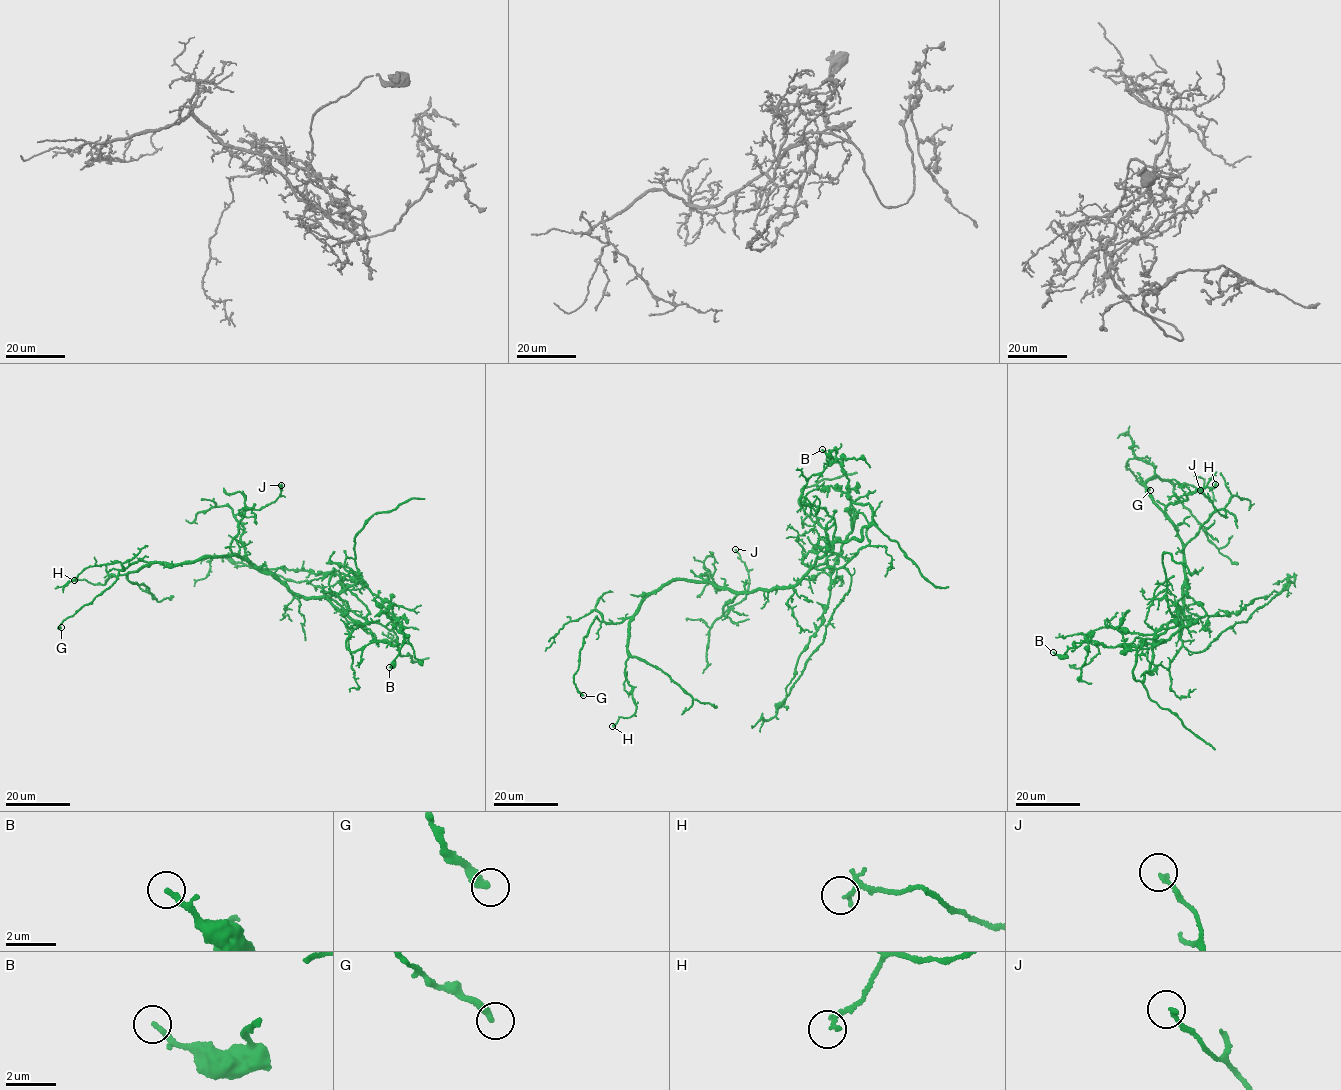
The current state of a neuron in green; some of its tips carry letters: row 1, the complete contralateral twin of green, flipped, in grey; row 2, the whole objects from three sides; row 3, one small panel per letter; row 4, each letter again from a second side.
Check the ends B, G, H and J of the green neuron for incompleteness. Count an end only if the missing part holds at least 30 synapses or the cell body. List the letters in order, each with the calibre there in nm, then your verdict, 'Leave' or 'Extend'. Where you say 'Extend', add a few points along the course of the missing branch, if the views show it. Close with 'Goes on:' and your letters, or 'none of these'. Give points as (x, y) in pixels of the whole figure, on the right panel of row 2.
B: Thickness 160 nm. Leave
G: Thickness 320 nm. Leave
H: Thickness 90 nm. Leave
J: Thickness 160 nm. Leave
Goes on: none of these

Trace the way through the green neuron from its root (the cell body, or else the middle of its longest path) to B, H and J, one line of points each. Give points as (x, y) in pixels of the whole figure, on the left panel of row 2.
B: (298, 594), (327, 599), (377, 641), (399, 645), (404, 634), (395, 617), (402, 624), (404, 640), (389, 667)
H: (298, 594), (233, 555), (181, 564), (155, 562), (127, 574), (111, 574), (102, 585), (74, 580)
J: (298, 594), (248, 561), (240, 537), (243, 529), (235, 516), (276, 500), (281, 485)

